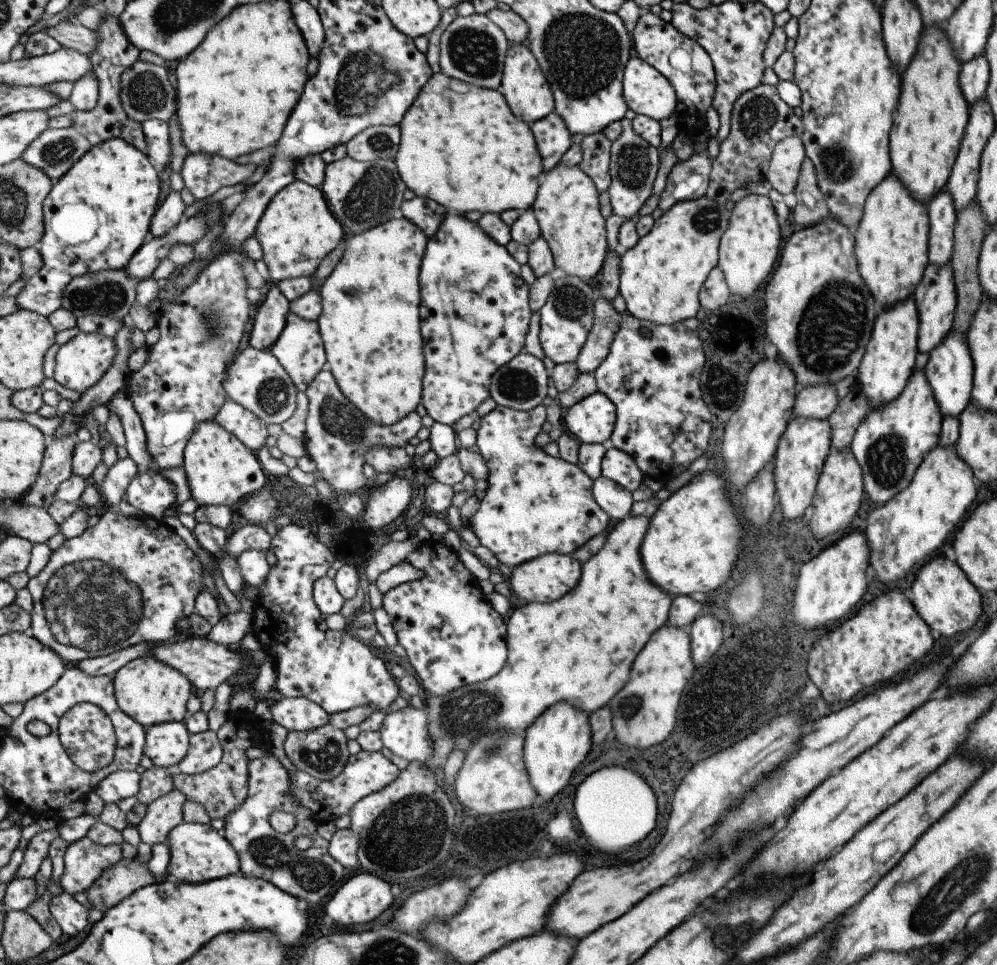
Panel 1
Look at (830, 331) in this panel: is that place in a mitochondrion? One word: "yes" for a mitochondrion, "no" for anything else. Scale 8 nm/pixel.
yes

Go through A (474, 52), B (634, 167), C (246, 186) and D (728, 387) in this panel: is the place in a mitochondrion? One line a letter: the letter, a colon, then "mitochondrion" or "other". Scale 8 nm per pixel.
A: mitochondrion
B: mitochondrion
C: other
D: other

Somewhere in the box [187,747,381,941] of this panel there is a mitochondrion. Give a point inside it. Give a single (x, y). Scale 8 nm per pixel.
(268, 852)

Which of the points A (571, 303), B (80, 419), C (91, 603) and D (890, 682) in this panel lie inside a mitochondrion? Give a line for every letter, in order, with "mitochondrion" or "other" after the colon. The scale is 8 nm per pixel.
A: mitochondrion
B: other
C: mitochondrion
D: other

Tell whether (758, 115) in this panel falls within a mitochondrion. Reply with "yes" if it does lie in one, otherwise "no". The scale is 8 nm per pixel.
yes

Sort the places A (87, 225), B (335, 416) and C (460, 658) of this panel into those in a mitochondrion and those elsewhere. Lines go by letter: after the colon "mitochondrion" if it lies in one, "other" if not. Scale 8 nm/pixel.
A: other
B: mitochondrion
C: other

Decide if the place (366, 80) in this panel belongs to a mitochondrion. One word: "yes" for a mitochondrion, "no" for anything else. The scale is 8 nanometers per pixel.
yes

